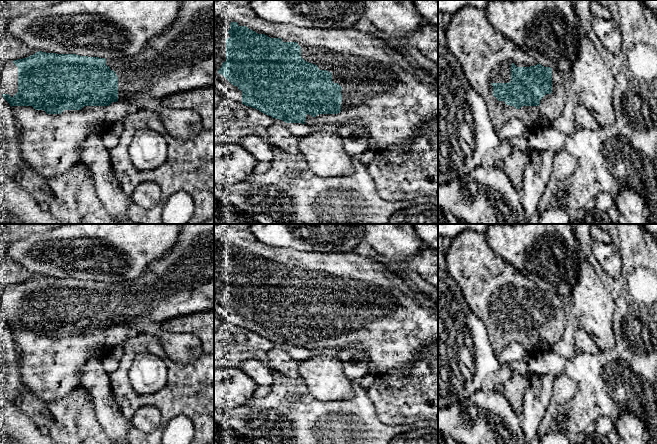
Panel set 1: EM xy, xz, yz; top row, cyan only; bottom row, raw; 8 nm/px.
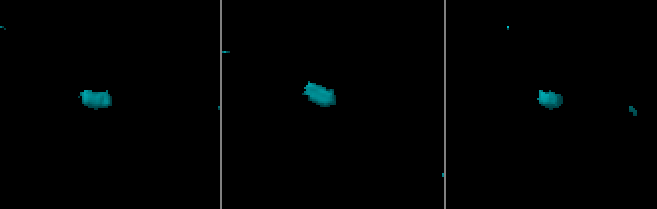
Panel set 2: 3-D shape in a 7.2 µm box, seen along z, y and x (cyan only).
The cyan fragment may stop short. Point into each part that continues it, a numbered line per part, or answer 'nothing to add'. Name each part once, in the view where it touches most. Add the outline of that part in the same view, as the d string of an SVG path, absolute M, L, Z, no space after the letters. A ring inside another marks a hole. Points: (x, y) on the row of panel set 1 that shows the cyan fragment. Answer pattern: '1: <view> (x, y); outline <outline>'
1: xz (381, 90); outline M214 0L214 87L223 97L242 103L242 91L218 73L222 63L226 61L226 39L230 37L228 31L231 22L237 22L239 26L246 26L256 33L265 34L270 38L281 38L283 42L297 42L301 47L301 57L305 61L317 65L320 70L332 73L333 83L338 83L342 87L341 112L319 114L316 117L307 114L305 124L309 126L317 129L330 125L362 124L369 133L369 149L378 151L387 146L403 144L408 139L422 135L424 133L423 125L438 119L438 81L423 68L413 66L399 52L396 44L390 44L374 37L369 32L361 32L355 28L301 28L293 24L271 23L260 18L254 12L251 0Z

